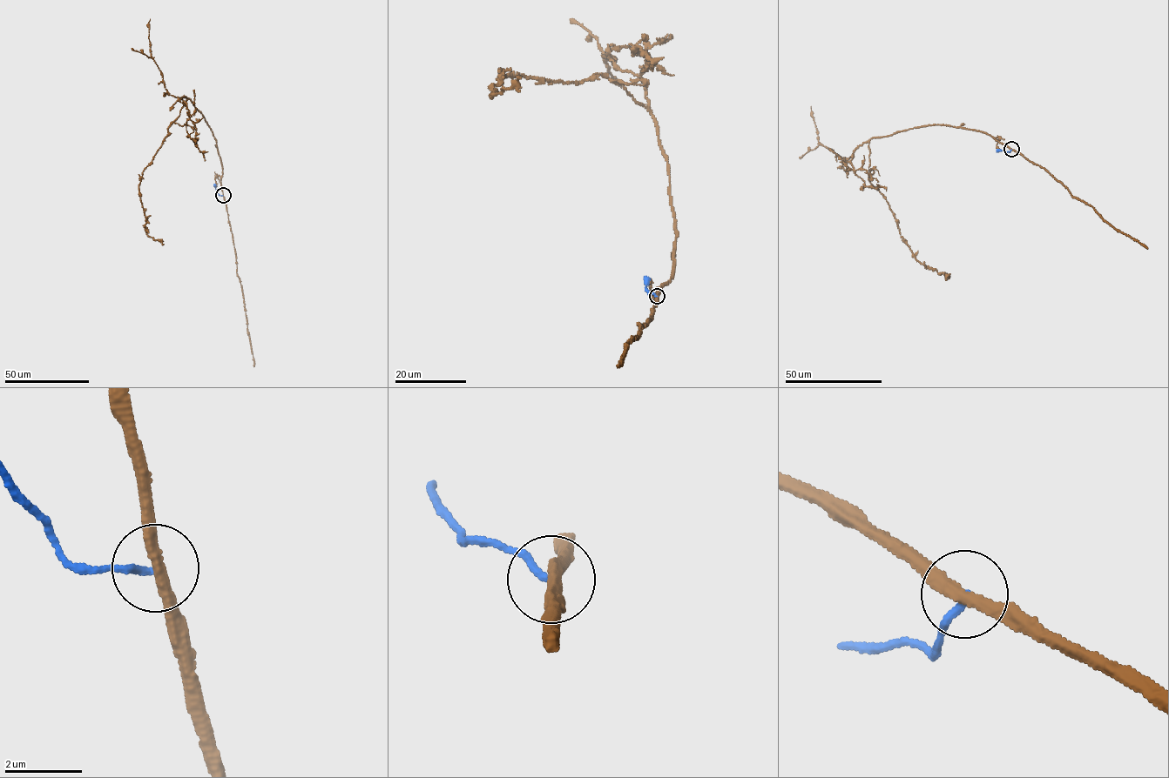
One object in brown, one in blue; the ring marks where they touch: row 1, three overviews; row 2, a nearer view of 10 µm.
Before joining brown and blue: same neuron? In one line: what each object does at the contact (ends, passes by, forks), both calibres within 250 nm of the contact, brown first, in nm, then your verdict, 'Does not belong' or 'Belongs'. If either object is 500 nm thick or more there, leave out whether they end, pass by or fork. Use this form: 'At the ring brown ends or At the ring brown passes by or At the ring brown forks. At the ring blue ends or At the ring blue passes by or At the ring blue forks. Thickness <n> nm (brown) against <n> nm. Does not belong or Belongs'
At the ring brown passes by. At the ring blue ends. Thickness 320 nm (brown) against 180 nm. Does not belong

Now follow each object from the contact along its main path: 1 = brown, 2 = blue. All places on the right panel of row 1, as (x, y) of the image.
1: (1011, 149), (983, 132), (942, 124), (869, 141), (869, 183), (888, 204), (912, 256), (944, 272), (945, 279)
2: (1011, 149), (1010, 152), (996, 150)

